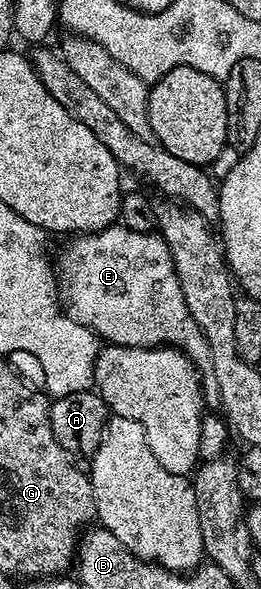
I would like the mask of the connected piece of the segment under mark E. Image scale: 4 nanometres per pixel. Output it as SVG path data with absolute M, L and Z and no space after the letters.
M115 222L109 228L101 228L99 232L87 232L78 234L73 237L74 240L62 253L58 256L58 264L56 260L56 283L58 286L58 294L61 303L64 305L64 311L67 316L71 316L76 322L80 322L80 326L88 326L98 337L100 337L107 345L123 344L125 348L161 348L169 346L183 352L195 368L201 373L202 395L207 405L217 405L218 387L216 386L216 378L214 377L212 362L210 361L210 351L208 350L208 342L204 338L204 334L200 330L200 326L196 326L196 322L192 318L192 314L188 310L188 306L184 300L184 290L180 290L180 278L174 269L172 262L172 254L170 248L166 244L165 238L161 234L154 232L133 232L131 228L127 228L121 222Z

